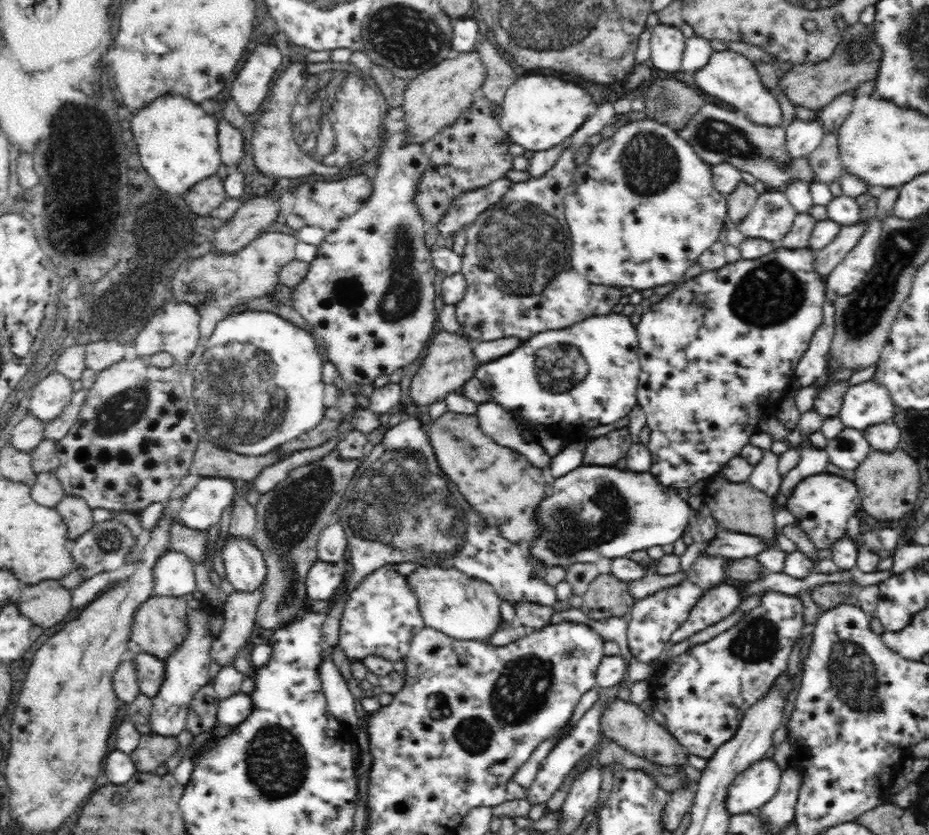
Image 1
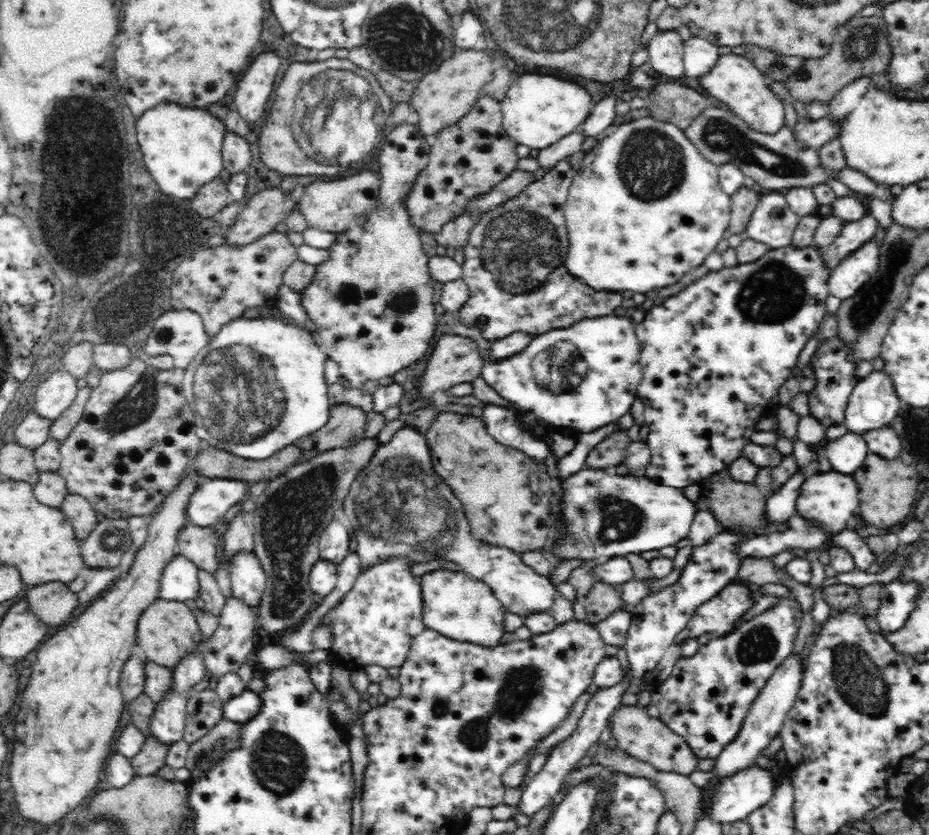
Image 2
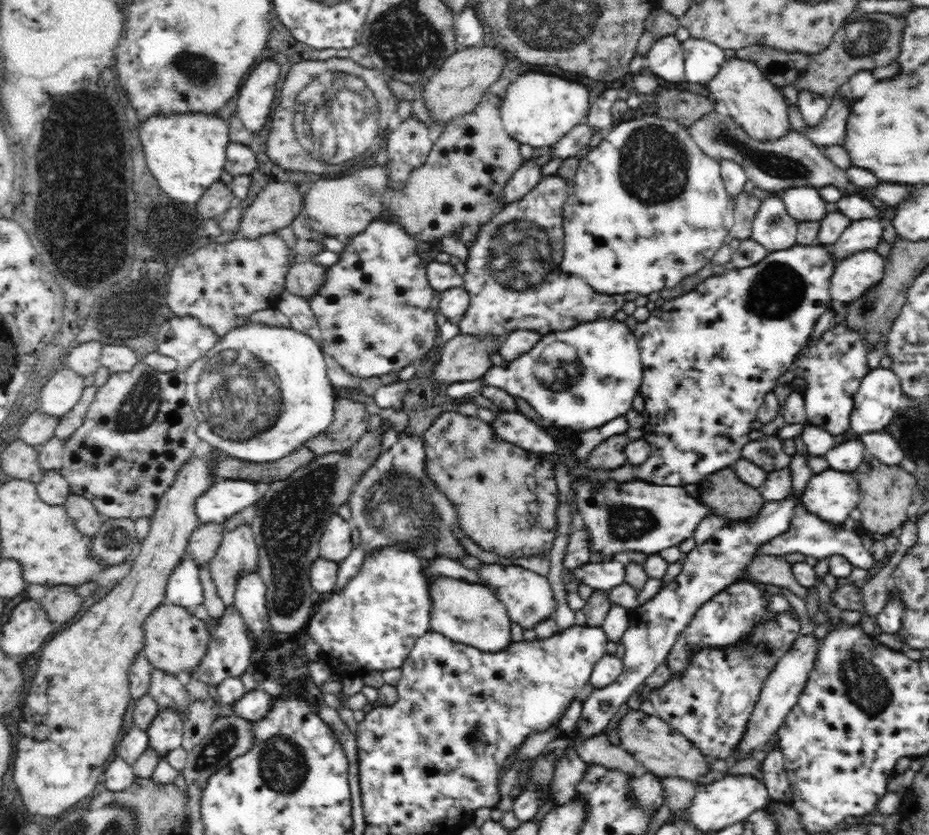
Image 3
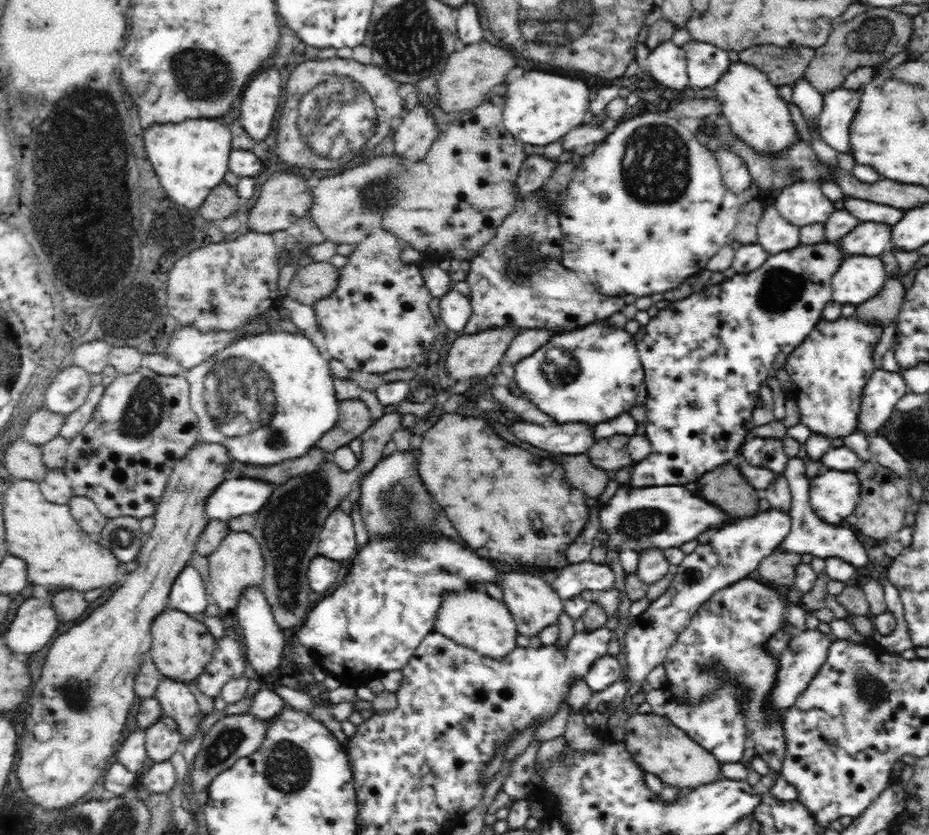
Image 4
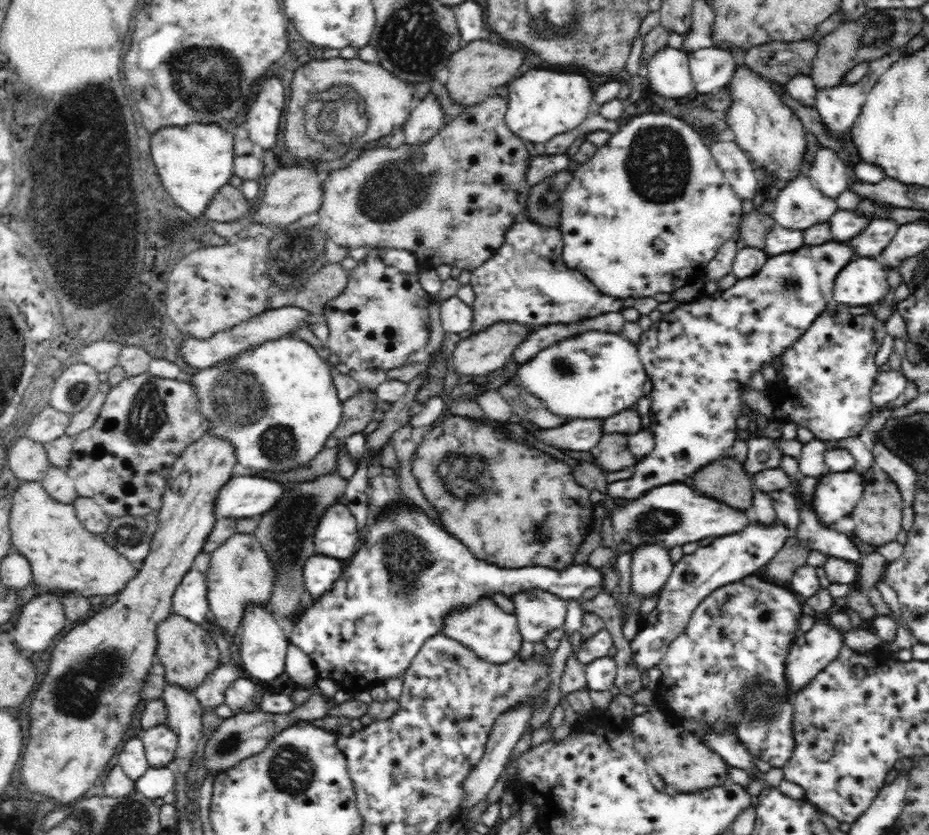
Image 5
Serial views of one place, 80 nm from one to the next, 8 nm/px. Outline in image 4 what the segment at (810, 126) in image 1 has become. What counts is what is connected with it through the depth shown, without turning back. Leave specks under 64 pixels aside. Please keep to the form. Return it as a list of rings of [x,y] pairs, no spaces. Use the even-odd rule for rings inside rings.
[[[841,88],[823,95],[823,108],[819,118],[821,140],[839,153],[850,153],[849,128],[860,104],[863,88]]]

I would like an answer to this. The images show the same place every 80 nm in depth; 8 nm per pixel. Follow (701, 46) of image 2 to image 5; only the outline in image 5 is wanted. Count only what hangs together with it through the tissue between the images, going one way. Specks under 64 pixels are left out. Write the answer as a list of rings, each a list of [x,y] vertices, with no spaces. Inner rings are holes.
[[[701,48],[689,54],[693,90],[711,97],[714,88],[725,89],[738,68],[727,49]]]

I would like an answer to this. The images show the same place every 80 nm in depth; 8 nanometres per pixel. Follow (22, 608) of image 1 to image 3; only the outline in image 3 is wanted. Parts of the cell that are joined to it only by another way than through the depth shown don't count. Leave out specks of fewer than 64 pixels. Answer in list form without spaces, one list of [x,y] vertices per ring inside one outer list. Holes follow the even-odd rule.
[[[56,585],[46,591],[46,596],[40,600],[47,612],[48,618],[56,624],[64,624],[70,618],[80,615],[80,608],[86,606],[86,602],[76,594],[76,589],[68,585]]]

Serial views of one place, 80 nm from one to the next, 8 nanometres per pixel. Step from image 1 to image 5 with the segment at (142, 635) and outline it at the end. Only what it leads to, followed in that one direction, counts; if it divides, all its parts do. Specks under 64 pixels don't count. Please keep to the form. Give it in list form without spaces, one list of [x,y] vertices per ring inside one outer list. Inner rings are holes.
[[[172,613],[166,620],[160,621],[156,629],[157,659],[165,667],[165,679],[168,685],[182,687],[194,692],[206,677],[220,665],[218,646],[213,635],[191,620]]]

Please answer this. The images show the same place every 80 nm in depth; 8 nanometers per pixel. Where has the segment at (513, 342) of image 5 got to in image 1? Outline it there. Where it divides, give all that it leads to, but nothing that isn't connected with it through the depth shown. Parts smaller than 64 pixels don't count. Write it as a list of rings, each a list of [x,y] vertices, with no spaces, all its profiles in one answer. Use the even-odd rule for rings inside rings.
[[[440,331],[427,346],[426,356],[410,380],[409,399],[414,406],[430,406],[442,402],[452,392],[459,392],[470,378],[474,378],[474,370],[478,368],[472,355],[475,344],[457,334]]]

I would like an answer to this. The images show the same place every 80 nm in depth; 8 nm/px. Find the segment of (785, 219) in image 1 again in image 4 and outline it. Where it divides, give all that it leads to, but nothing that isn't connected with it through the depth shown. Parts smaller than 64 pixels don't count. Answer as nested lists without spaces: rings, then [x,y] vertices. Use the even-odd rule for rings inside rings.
[[[767,202],[763,211],[763,217],[757,228],[757,237],[762,248],[768,254],[793,249],[801,244],[800,227],[782,219],[774,207],[774,202]]]

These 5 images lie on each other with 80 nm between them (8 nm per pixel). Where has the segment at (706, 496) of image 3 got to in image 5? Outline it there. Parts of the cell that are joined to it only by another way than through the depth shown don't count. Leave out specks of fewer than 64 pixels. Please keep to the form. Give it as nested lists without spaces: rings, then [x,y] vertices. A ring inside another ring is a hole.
[[[721,457],[698,470],[693,476],[696,491],[726,503],[737,511],[752,506],[752,496],[757,493],[752,478],[743,463],[734,458]]]

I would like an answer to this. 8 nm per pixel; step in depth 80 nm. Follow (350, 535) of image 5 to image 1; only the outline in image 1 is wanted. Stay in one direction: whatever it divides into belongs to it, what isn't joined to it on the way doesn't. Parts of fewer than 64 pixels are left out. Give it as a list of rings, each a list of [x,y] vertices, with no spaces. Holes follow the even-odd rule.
[[[332,521],[324,530],[320,531],[317,540],[318,561],[325,563],[341,563],[347,548],[347,535],[343,525]]]

